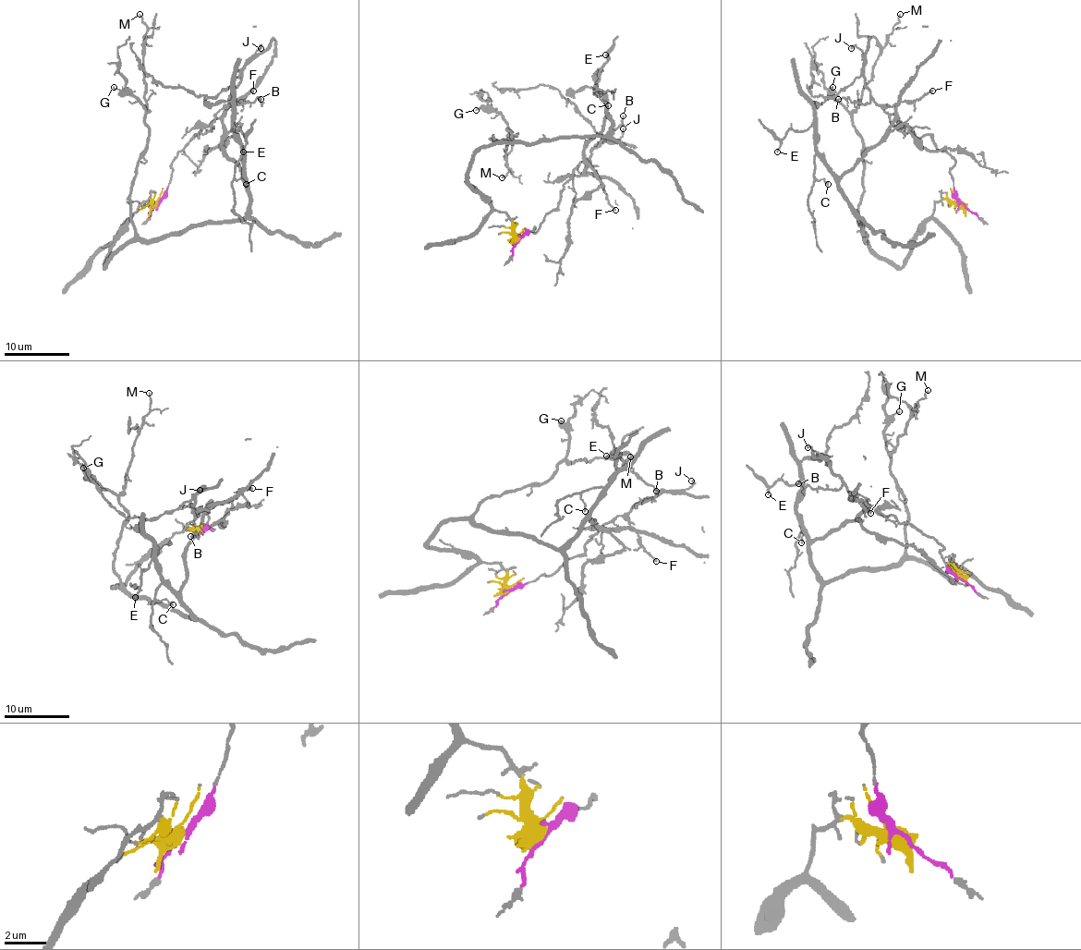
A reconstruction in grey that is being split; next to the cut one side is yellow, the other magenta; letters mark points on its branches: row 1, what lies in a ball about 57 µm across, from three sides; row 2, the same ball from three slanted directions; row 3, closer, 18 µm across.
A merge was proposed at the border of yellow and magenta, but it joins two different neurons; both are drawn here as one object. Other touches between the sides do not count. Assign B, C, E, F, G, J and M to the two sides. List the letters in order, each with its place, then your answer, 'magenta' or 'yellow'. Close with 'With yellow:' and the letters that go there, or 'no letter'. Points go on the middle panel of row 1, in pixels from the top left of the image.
B: at (623, 115); magenta
C: at (608, 105); yellow
E: at (605, 54); yellow
F: at (615, 210); magenta
G: at (476, 110); yellow
J: at (623, 128); magenta
M: at (502, 177); yellow
With yellow: C, E, G, M

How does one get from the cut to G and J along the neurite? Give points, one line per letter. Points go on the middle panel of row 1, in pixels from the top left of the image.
G: (517, 240), (509, 217), (467, 178), (472, 157), (496, 141), (492, 136), (511, 138), (496, 112), (475, 110)
J: (519, 240), (533, 227), (535, 232), (558, 206), (574, 169), (593, 148), (601, 141), (616, 141), (623, 128)

